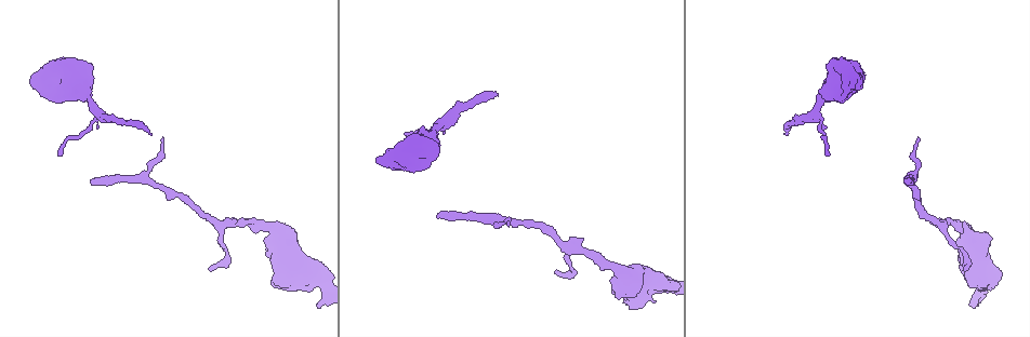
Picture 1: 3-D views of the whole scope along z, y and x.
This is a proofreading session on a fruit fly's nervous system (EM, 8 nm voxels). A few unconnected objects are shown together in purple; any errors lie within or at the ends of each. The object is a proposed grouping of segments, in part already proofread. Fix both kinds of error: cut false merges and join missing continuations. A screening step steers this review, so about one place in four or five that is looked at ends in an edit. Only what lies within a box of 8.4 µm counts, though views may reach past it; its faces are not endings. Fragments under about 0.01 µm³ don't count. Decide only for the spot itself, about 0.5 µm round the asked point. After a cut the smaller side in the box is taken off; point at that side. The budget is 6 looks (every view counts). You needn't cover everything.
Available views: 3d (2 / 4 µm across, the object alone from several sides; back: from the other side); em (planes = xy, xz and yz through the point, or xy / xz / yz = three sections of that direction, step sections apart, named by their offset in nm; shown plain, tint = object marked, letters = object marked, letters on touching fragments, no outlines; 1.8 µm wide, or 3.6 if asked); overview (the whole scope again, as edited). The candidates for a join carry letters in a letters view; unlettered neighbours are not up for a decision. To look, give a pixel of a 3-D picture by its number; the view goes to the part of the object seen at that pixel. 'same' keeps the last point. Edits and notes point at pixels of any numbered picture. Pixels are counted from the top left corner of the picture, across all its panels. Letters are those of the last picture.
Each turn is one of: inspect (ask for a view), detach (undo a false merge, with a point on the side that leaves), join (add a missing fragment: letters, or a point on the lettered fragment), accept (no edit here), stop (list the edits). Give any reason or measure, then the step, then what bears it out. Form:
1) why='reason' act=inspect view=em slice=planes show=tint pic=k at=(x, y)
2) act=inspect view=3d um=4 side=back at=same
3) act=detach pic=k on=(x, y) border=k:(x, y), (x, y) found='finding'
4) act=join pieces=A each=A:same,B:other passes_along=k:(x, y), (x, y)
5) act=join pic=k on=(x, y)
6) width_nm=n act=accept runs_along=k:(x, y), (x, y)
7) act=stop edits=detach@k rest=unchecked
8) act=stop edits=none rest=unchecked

why='free end' act=inspect view=3d um=2 pic=1 at=(436, 217)

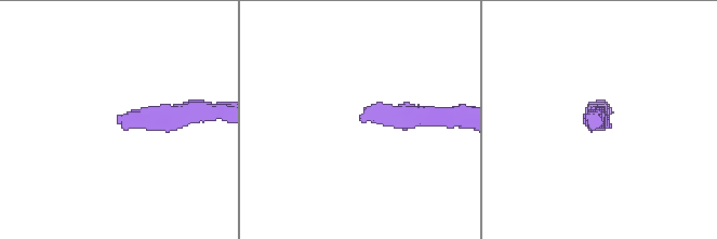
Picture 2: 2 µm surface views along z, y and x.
why='now the EM' act=inspect view=em slice=planes show=letters pic=2 at=(119, 122)

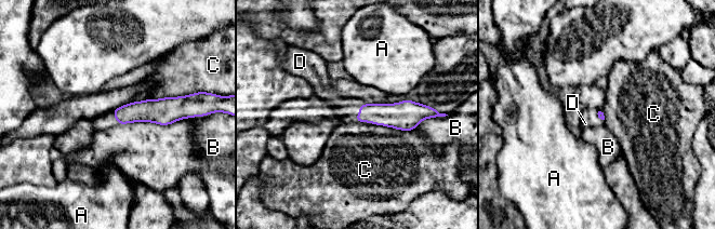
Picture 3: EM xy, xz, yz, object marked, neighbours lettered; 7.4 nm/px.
act=join pieces=D each=A:other,B:other,C:other,D:same passes_along=3:(395, 116), (363, 104), (333, 97) found='the neuron continues'

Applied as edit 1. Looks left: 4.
why='redraw' act=inspect view=overview

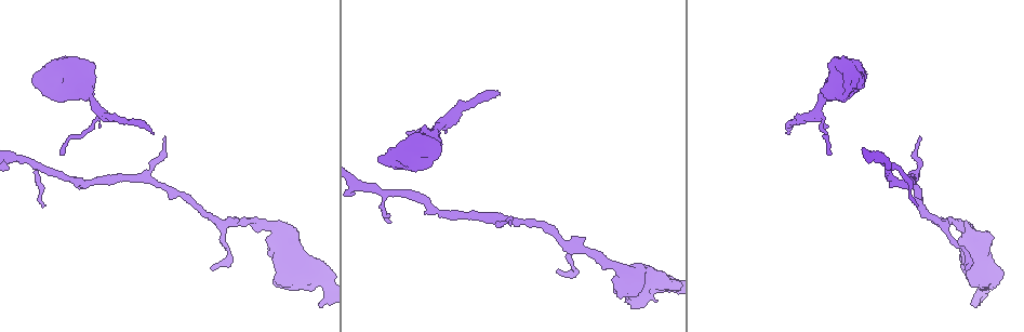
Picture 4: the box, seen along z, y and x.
act=inspect view=em slice=xz step=8 show=letters pic=4 at=(380, 161)

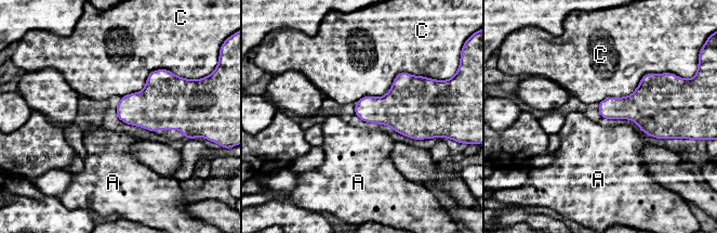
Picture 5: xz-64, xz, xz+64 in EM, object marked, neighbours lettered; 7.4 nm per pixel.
act=accept each=A:other,C:other border=5:(427, 77), (399, 73), (355, 102) found='no lettered fragment goes on from it'

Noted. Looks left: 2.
act=stop edits=join@3 rest=unchecked

